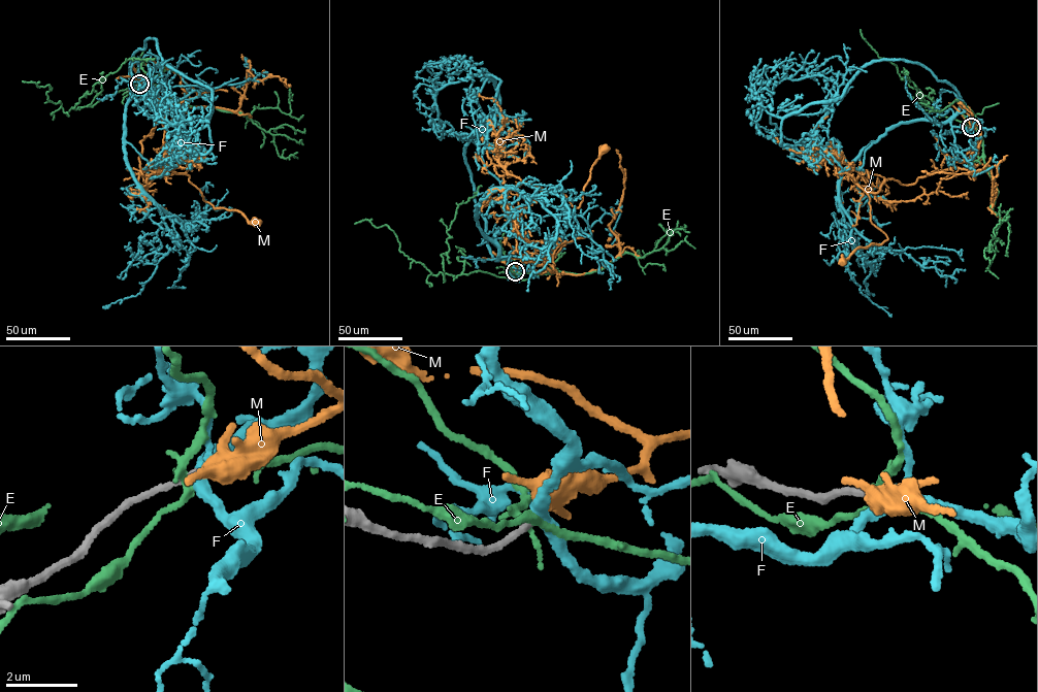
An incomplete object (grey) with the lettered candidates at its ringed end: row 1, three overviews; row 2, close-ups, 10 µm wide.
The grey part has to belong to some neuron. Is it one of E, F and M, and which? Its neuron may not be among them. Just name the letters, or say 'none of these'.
M

